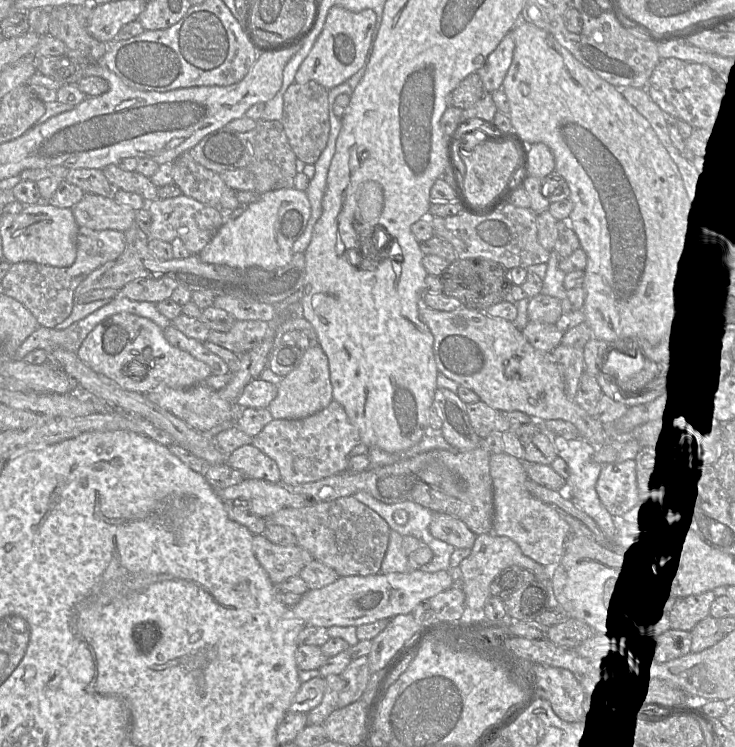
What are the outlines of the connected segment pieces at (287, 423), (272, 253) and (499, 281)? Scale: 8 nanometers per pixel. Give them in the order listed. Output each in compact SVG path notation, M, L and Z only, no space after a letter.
M332 400L326 408L306 418L273 419L253 437L251 444L276 462L281 474L280 483L298 485L345 471L348 454L359 443L357 428L350 422L342 405Z
M292 187L265 192L258 201L245 206L238 217L226 219L197 256L205 263L236 268L282 268L292 260L293 244L305 231L310 216L311 204L305 191Z
M482 258L457 259L450 263L439 276L442 293L458 299L471 310L484 312L503 301L513 302L510 295L514 285L509 278L508 270L501 264Z

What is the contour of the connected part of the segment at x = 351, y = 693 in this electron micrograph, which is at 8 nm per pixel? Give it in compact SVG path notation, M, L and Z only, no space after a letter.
M368 656L352 660L341 674L344 687L341 690L337 708L343 708L361 699L370 679Z

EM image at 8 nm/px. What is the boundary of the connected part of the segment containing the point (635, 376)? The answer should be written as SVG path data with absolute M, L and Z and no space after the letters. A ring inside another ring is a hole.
M612 349L604 357L602 371L610 376L611 382L617 384L621 390L634 392L650 381L654 366L639 349L635 356Z

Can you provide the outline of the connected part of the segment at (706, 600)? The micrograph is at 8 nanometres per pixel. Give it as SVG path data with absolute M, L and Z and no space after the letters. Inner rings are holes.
M713 591L682 597L672 612L674 628L691 631L701 620L710 615L710 607L715 598Z

